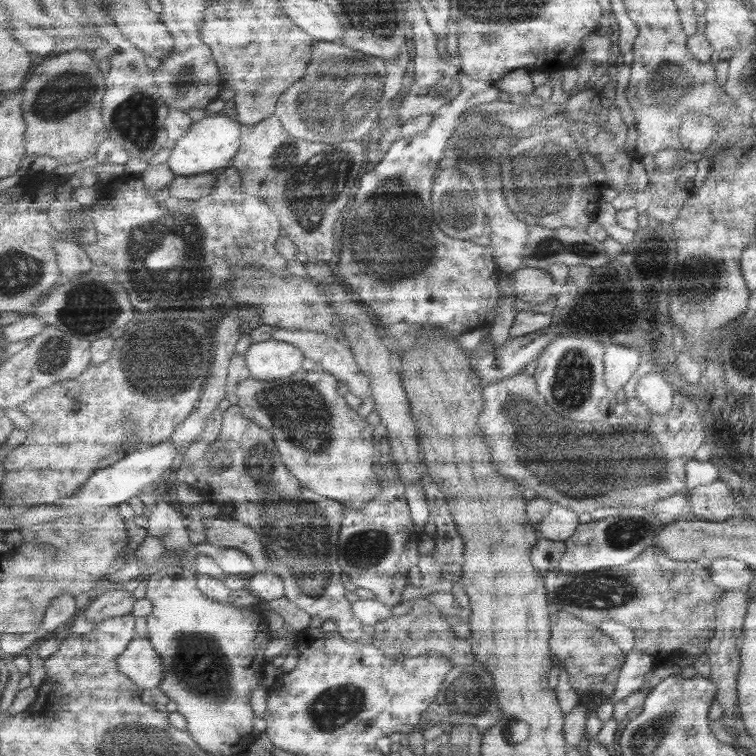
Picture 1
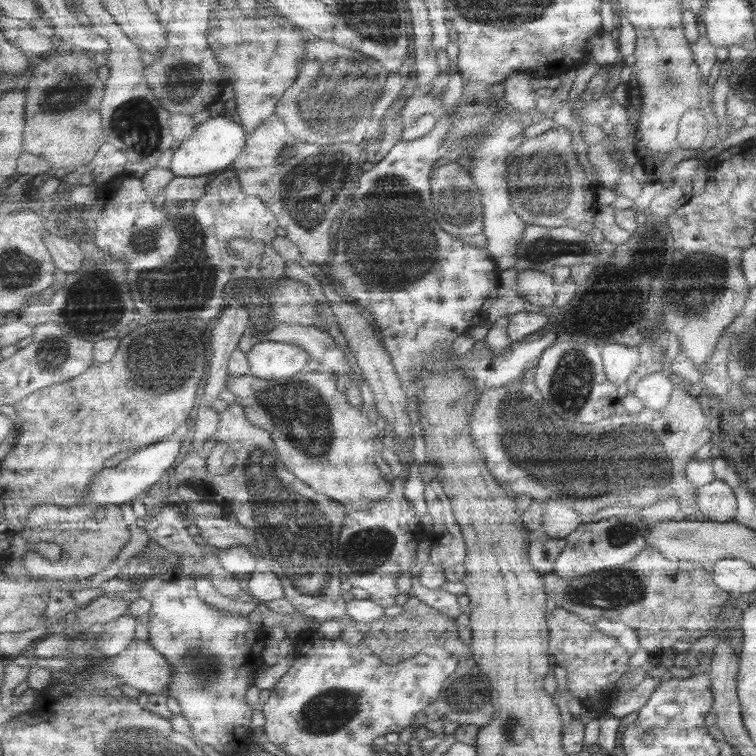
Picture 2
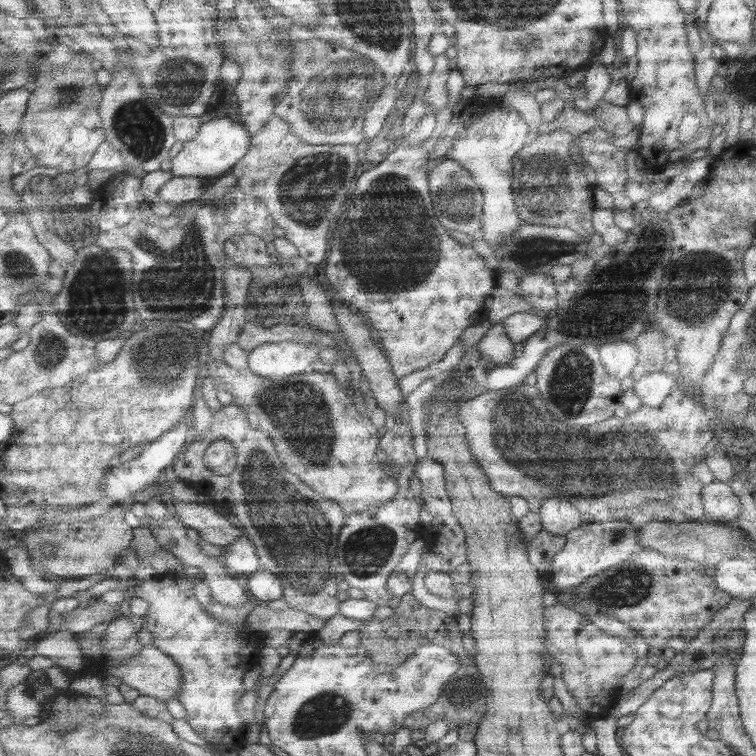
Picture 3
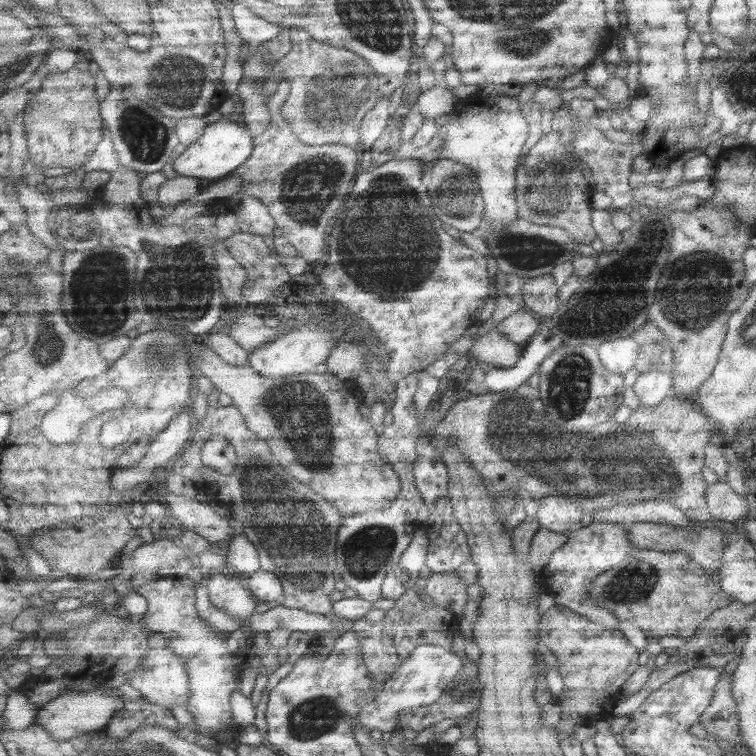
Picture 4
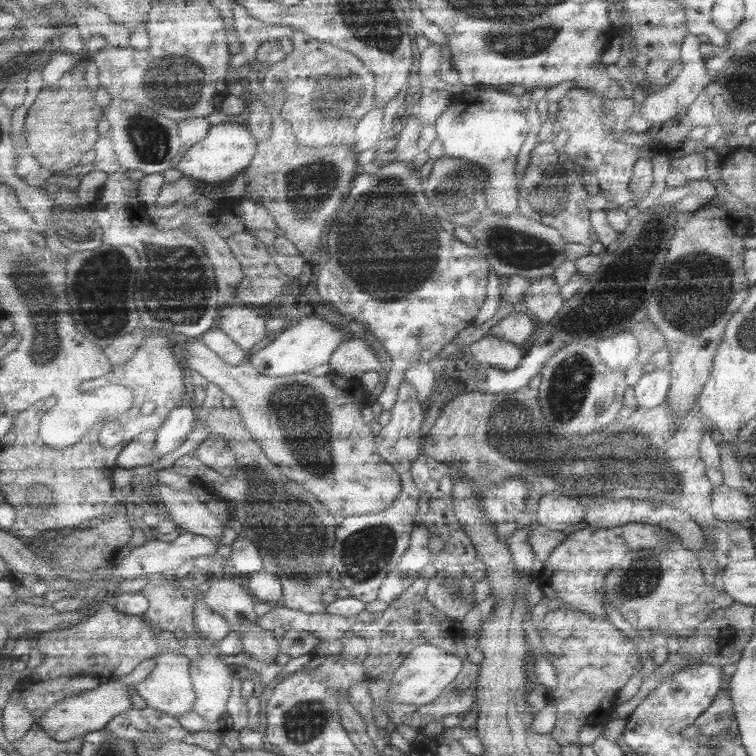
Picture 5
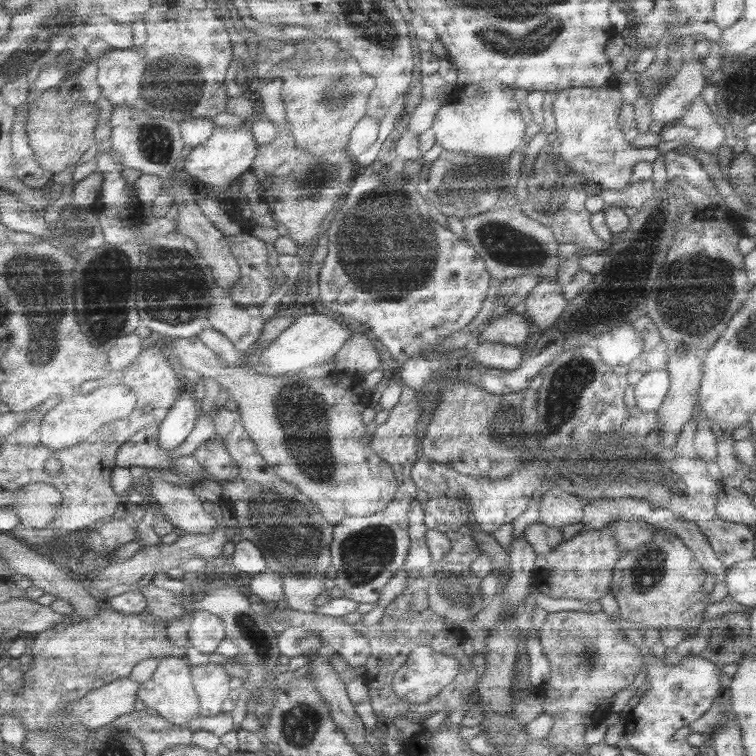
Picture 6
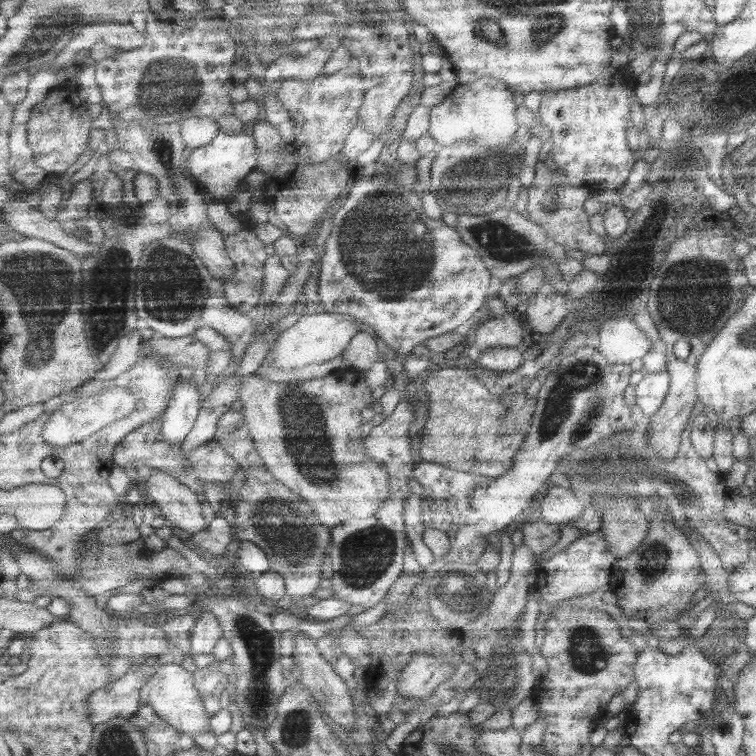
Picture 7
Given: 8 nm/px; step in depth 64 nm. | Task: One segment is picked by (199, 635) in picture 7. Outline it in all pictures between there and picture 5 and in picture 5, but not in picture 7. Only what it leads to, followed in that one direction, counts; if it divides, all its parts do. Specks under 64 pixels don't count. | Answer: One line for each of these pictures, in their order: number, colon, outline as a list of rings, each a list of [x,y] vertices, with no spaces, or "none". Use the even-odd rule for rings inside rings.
5: [[[199,592],[197,602],[193,606],[193,614],[195,614],[197,628],[201,628],[201,636],[205,636],[209,644],[219,644],[223,638],[229,636],[229,632],[233,632],[231,624],[205,604],[205,592],[203,594]]]
6: [[[205,610],[193,612],[191,616],[191,644],[199,654],[215,654],[217,646],[227,638],[227,630],[225,630],[225,620],[221,620],[215,614],[209,614]]]

